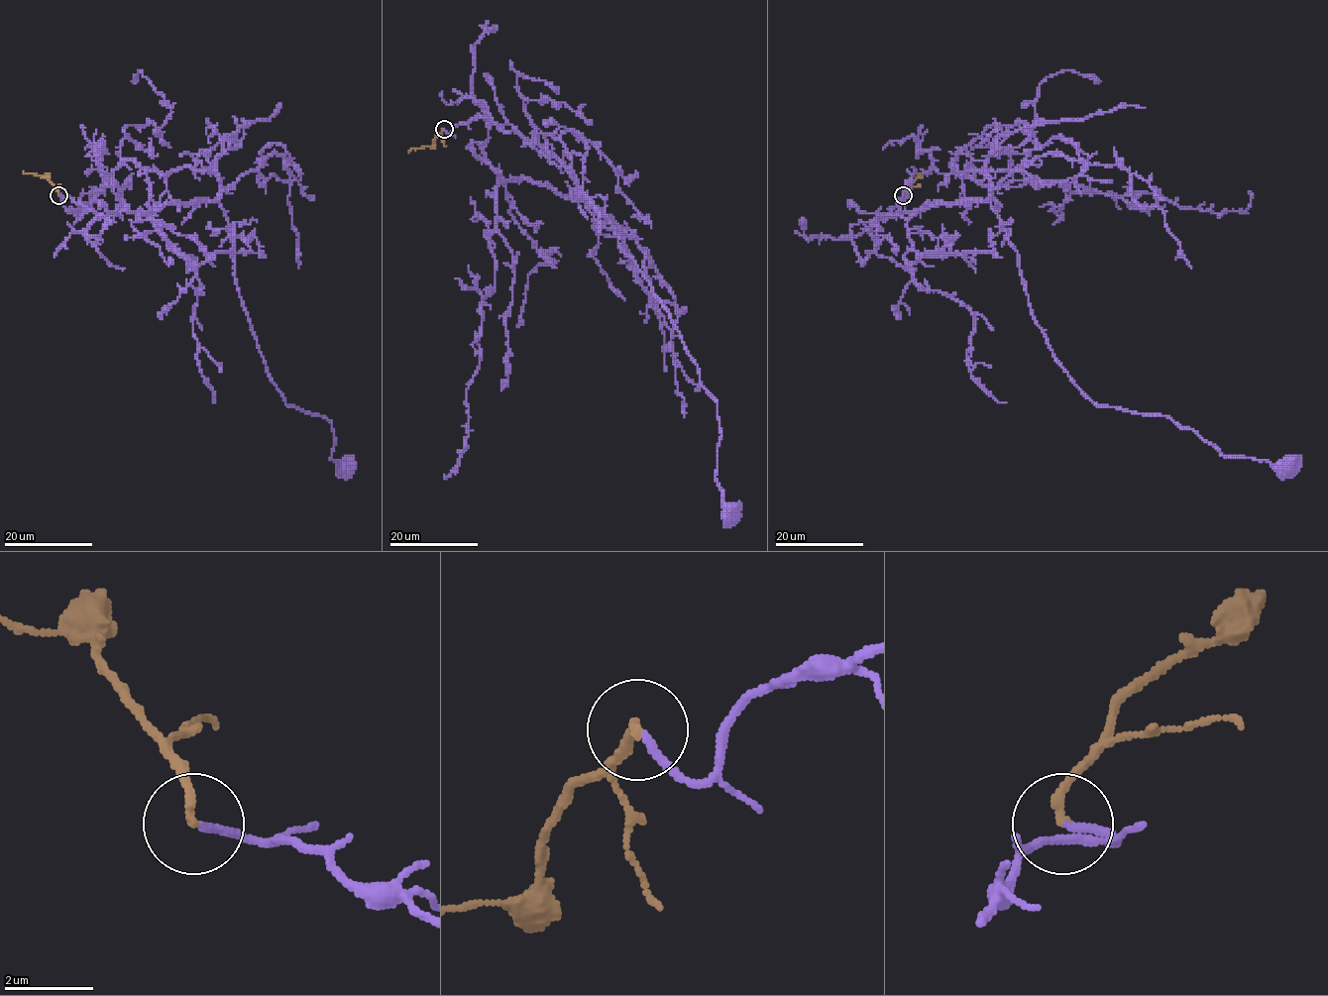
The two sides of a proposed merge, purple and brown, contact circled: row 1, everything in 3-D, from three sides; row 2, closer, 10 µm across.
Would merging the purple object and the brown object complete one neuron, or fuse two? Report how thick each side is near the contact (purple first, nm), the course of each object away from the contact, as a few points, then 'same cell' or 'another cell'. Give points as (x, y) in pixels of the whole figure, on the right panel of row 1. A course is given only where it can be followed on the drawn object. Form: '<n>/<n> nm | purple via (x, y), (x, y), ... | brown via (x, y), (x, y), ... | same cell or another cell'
160/200 nm | purple via (903, 196), (891, 216), (933, 202), (990, 203), (1054, 360), (1098, 405), (1166, 415), (1223, 456), (1287, 466) | brown via (903, 196), (908, 186), (926, 171) | same cell

